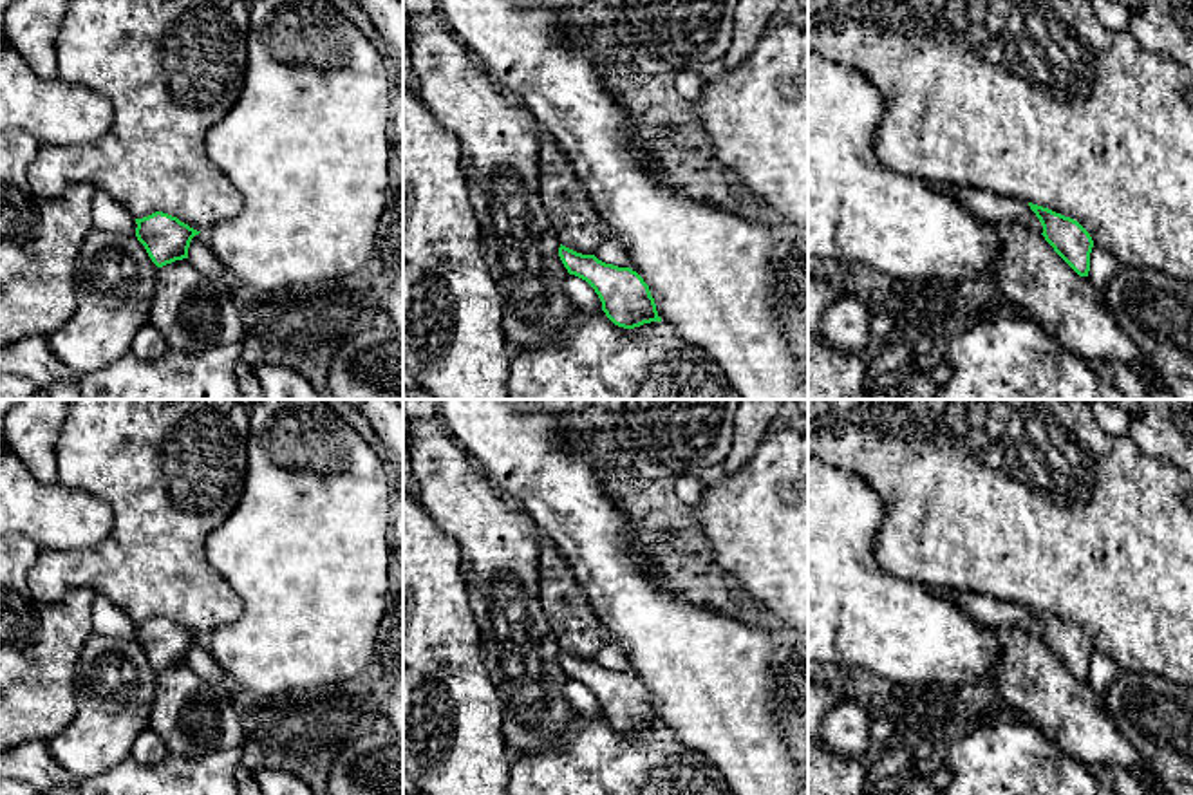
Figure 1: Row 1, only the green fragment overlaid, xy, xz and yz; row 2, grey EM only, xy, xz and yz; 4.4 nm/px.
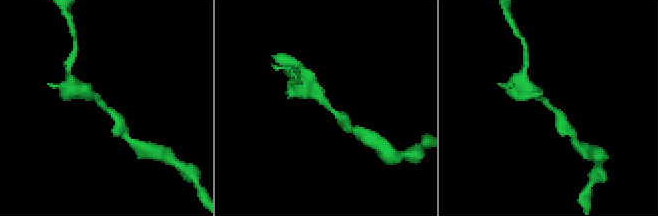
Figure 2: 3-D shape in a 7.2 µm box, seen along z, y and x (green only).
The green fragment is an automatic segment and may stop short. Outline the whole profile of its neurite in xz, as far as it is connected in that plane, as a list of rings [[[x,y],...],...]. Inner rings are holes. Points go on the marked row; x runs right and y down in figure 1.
[[[560,244],[559,257],[569,275],[586,280],[602,302],[602,311],[618,327],[634,329],[662,322],[649,285],[631,267],[618,267]]]

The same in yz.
[[[1029,202],[1043,226],[1045,240],[1079,275],[1088,276],[1094,240],[1090,233],[1074,219],[1048,208]]]

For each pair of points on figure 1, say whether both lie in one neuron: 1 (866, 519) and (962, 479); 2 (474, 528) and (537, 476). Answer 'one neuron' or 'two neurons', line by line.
1: two neurons
2: two neurons

